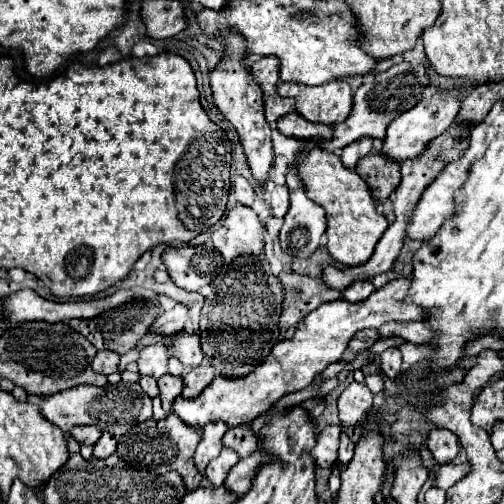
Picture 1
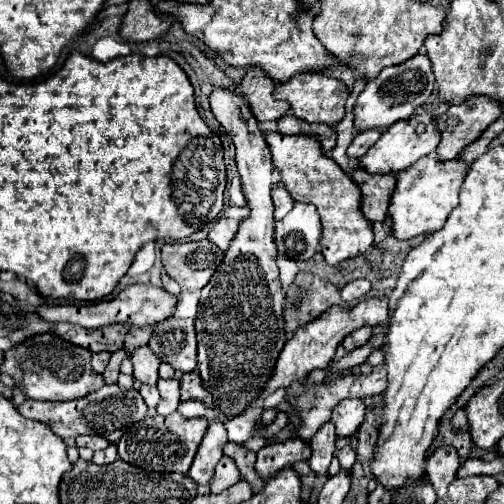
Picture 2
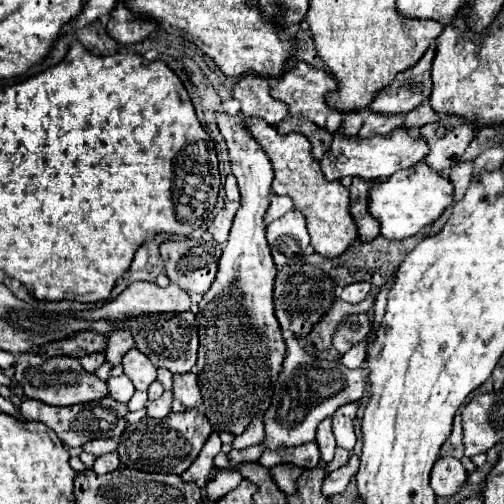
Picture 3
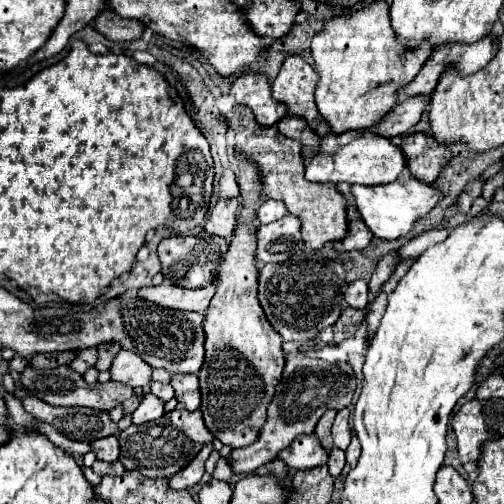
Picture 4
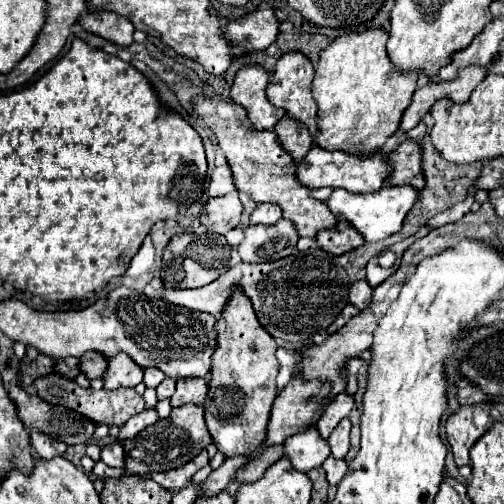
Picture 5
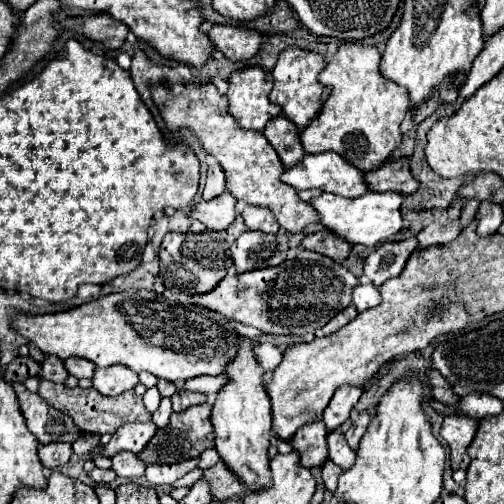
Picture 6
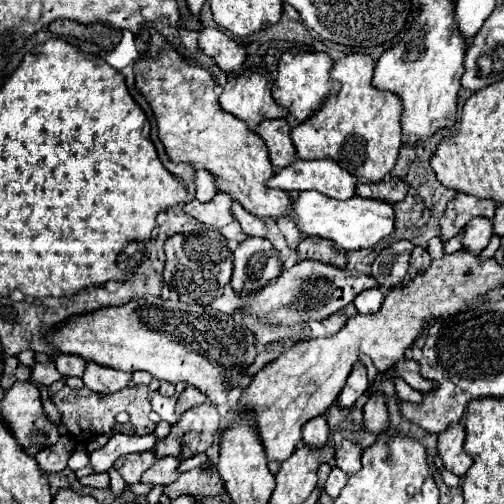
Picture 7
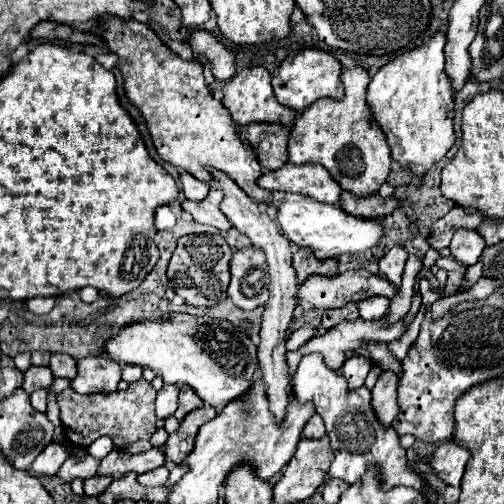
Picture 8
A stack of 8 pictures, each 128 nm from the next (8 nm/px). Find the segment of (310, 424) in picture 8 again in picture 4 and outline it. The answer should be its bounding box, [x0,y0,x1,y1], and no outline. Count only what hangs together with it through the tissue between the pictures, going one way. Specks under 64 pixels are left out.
[278,434,328,470]

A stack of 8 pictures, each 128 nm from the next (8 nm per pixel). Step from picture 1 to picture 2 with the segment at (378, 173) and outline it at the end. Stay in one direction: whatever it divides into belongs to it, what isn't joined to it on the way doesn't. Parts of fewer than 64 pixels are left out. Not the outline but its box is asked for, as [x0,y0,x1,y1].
[352,168,396,222]

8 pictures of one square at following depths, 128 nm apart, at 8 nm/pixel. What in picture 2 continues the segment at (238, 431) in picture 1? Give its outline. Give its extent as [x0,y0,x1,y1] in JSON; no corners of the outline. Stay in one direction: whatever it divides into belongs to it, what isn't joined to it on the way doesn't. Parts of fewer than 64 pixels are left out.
[224,442,268,494]

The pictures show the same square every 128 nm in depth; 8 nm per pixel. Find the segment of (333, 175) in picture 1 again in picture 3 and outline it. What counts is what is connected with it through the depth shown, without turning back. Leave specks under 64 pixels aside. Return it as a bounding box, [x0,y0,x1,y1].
[244,118,356,258]

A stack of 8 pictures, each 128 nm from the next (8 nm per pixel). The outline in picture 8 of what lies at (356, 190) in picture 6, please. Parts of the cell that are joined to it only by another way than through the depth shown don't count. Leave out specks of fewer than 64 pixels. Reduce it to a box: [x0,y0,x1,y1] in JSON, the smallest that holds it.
[258,164,342,204]

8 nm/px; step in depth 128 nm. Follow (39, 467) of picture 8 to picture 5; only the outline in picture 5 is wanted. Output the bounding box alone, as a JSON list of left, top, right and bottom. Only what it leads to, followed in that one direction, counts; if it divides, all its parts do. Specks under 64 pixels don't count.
[30,432,66,460]

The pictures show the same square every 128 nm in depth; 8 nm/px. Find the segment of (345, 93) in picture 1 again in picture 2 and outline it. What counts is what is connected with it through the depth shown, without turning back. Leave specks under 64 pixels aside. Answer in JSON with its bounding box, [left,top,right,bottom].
[274,72,348,126]

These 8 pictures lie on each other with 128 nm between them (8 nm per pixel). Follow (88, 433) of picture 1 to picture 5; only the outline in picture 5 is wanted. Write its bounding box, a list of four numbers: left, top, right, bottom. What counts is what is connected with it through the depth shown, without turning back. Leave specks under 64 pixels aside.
[102,442,124,468]

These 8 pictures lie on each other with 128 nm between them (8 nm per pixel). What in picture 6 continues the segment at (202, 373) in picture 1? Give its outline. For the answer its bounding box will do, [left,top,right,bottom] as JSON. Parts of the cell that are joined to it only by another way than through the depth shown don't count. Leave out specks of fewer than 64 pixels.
[172,392,206,412]

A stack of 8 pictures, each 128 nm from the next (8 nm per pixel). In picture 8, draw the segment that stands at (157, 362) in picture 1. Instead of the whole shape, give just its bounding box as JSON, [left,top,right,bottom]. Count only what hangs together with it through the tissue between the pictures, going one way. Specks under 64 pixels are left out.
[72,356,122,394]

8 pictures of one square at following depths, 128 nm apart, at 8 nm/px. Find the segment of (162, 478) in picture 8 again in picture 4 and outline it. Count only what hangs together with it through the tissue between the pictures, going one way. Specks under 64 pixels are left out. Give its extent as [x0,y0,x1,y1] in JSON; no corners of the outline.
[168,444,212,490]

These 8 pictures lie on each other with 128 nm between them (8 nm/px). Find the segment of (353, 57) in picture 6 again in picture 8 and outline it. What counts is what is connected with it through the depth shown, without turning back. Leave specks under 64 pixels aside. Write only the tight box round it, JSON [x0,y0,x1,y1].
[288,66,390,198]

